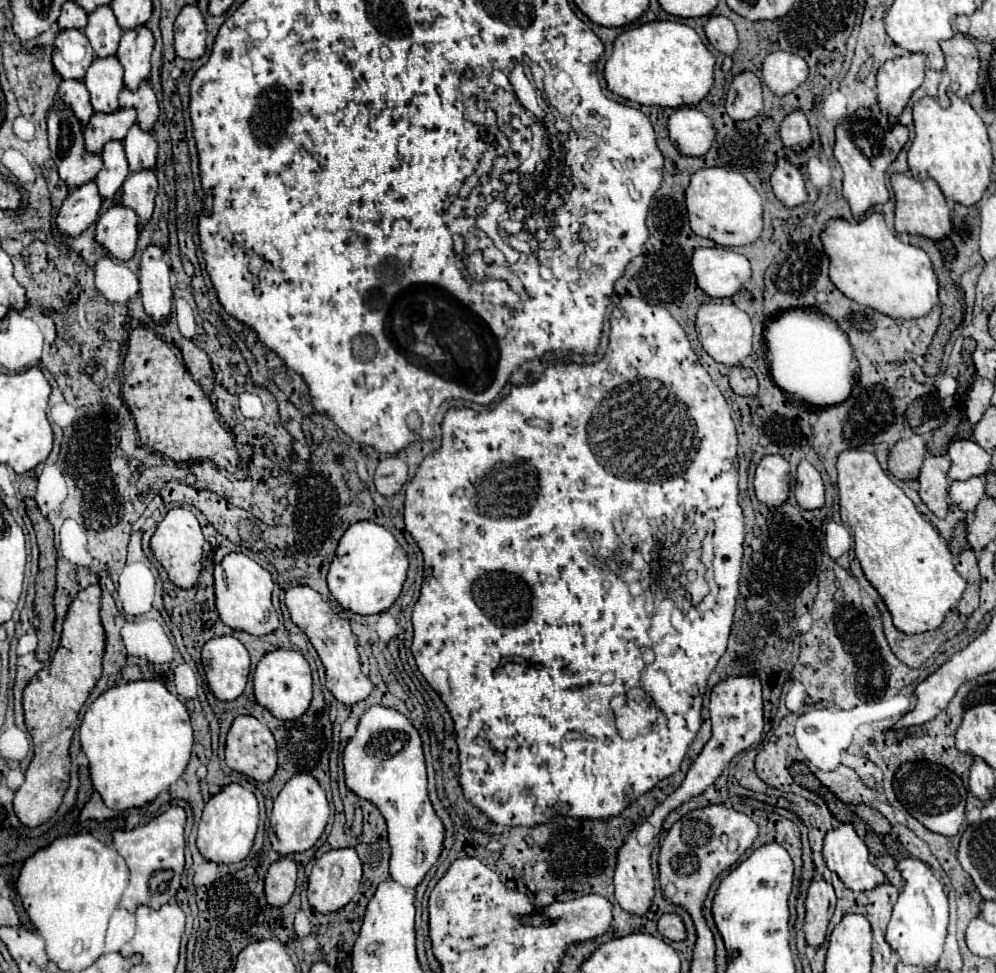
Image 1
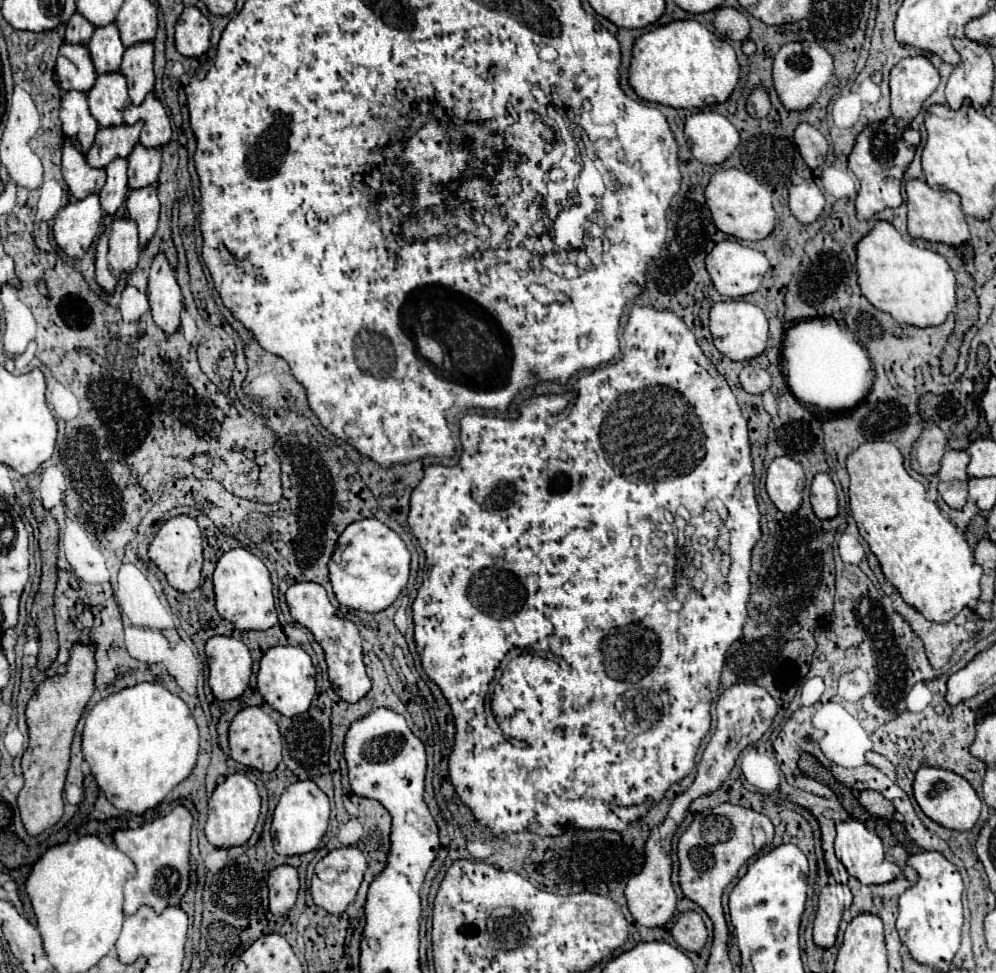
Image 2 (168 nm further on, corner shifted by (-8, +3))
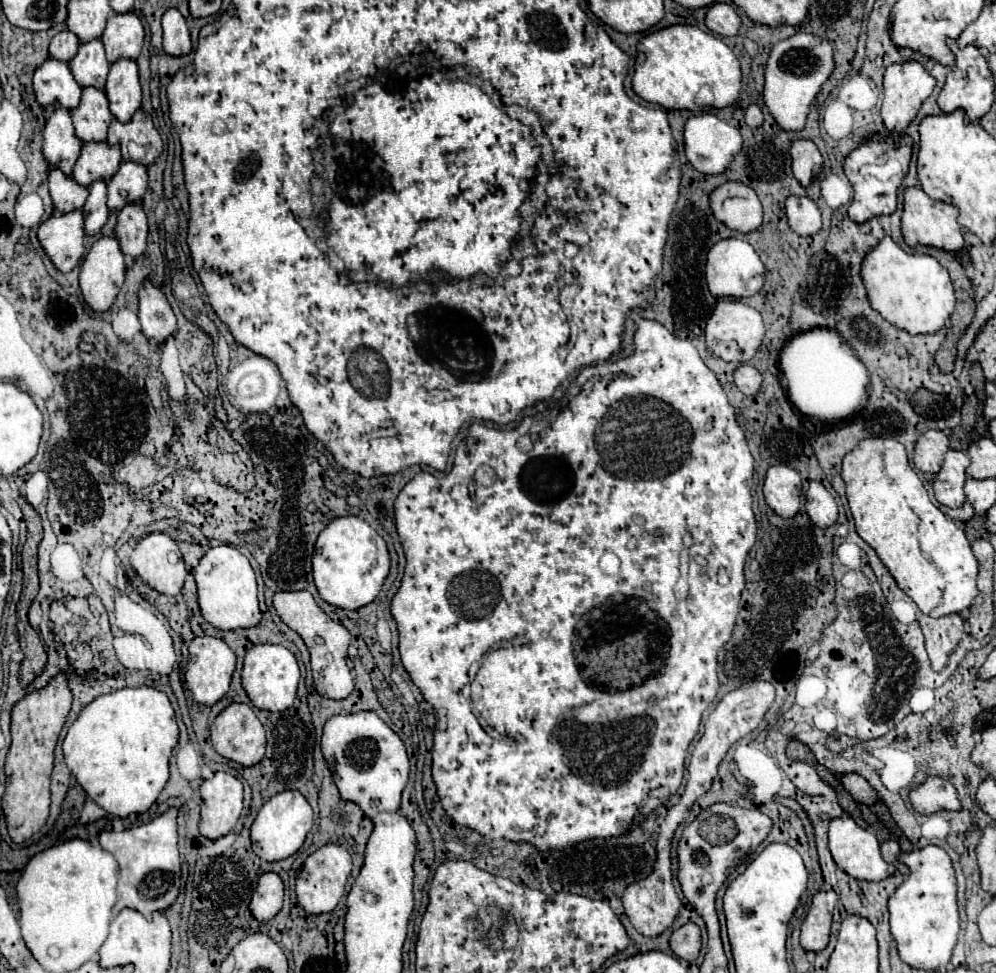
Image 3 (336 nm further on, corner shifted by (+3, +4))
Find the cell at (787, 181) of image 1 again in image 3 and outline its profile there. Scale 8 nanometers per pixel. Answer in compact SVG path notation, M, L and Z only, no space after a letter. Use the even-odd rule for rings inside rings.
M788 196L786 198L786 218L790 228L800 236L812 236L822 228L820 210L808 196Z

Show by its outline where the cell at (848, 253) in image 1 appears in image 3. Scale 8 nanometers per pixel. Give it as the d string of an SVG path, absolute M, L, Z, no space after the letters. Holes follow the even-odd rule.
M884 236L878 246L866 252L860 276L866 286L870 306L880 312L884 320L910 334L932 334L940 330L956 304L946 268L928 254L904 252L890 236Z

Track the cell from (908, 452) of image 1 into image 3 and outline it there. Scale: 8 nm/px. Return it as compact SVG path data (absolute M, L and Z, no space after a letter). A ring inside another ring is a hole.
M926 430L914 446L914 466L922 472L936 474L948 452L948 436L940 430Z

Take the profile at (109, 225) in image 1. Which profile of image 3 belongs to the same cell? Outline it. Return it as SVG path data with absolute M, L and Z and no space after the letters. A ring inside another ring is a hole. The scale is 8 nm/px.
M102 236L94 242L80 266L80 290L86 304L96 312L108 310L124 284L124 272L126 264L118 238Z

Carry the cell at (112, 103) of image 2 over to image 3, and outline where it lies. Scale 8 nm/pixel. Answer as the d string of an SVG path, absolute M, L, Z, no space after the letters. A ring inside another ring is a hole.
M88 86L82 90L80 104L72 110L74 130L82 142L100 142L108 136L108 124L112 120L110 102L104 90Z

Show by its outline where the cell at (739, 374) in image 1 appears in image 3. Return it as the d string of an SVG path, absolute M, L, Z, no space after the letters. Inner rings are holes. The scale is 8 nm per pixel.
M740 364L734 370L734 384L738 386L740 392L744 394L758 394L760 384L762 384L762 376L756 368L752 368L750 364Z

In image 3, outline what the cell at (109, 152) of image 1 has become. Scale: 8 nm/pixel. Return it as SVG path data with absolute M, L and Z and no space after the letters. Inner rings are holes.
M96 180L90 186L90 196L82 208L84 220L86 220L86 234L96 234L104 222L108 220L108 206L106 206L106 182Z

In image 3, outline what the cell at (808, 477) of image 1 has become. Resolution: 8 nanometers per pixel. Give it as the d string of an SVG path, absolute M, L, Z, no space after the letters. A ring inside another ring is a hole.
M812 480L806 492L806 512L810 520L820 526L832 526L838 520L838 508L832 494L822 486L822 482Z

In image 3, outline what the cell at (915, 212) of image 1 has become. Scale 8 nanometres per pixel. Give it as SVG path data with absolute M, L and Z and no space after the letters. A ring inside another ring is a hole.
M912 186L904 190L904 212L902 212L902 236L908 246L934 246L940 250L956 252L962 248L962 228L956 222L958 210L952 204L932 200L920 186Z

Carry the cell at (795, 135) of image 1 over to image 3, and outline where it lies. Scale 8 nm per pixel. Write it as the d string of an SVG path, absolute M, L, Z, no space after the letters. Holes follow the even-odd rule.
M794 140L790 146L792 172L802 186L808 186L822 170L822 154L812 140Z

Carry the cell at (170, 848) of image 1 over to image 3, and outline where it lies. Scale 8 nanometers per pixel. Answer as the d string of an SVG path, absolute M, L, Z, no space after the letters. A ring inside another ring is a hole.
M168 808L158 818L122 832L102 832L100 844L106 852L114 854L120 864L118 880L118 904L114 912L122 908L134 908L150 918L156 910L166 910L180 890L180 852L178 850L178 810Z

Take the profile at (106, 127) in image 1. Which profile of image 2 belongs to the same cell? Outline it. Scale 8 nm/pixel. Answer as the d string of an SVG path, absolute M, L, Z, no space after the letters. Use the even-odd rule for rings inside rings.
M143 123L135 125L119 125L119 127L105 127L99 129L95 135L95 143L87 153L87 163L91 167L105 169L117 157L129 157L133 147L139 141Z

